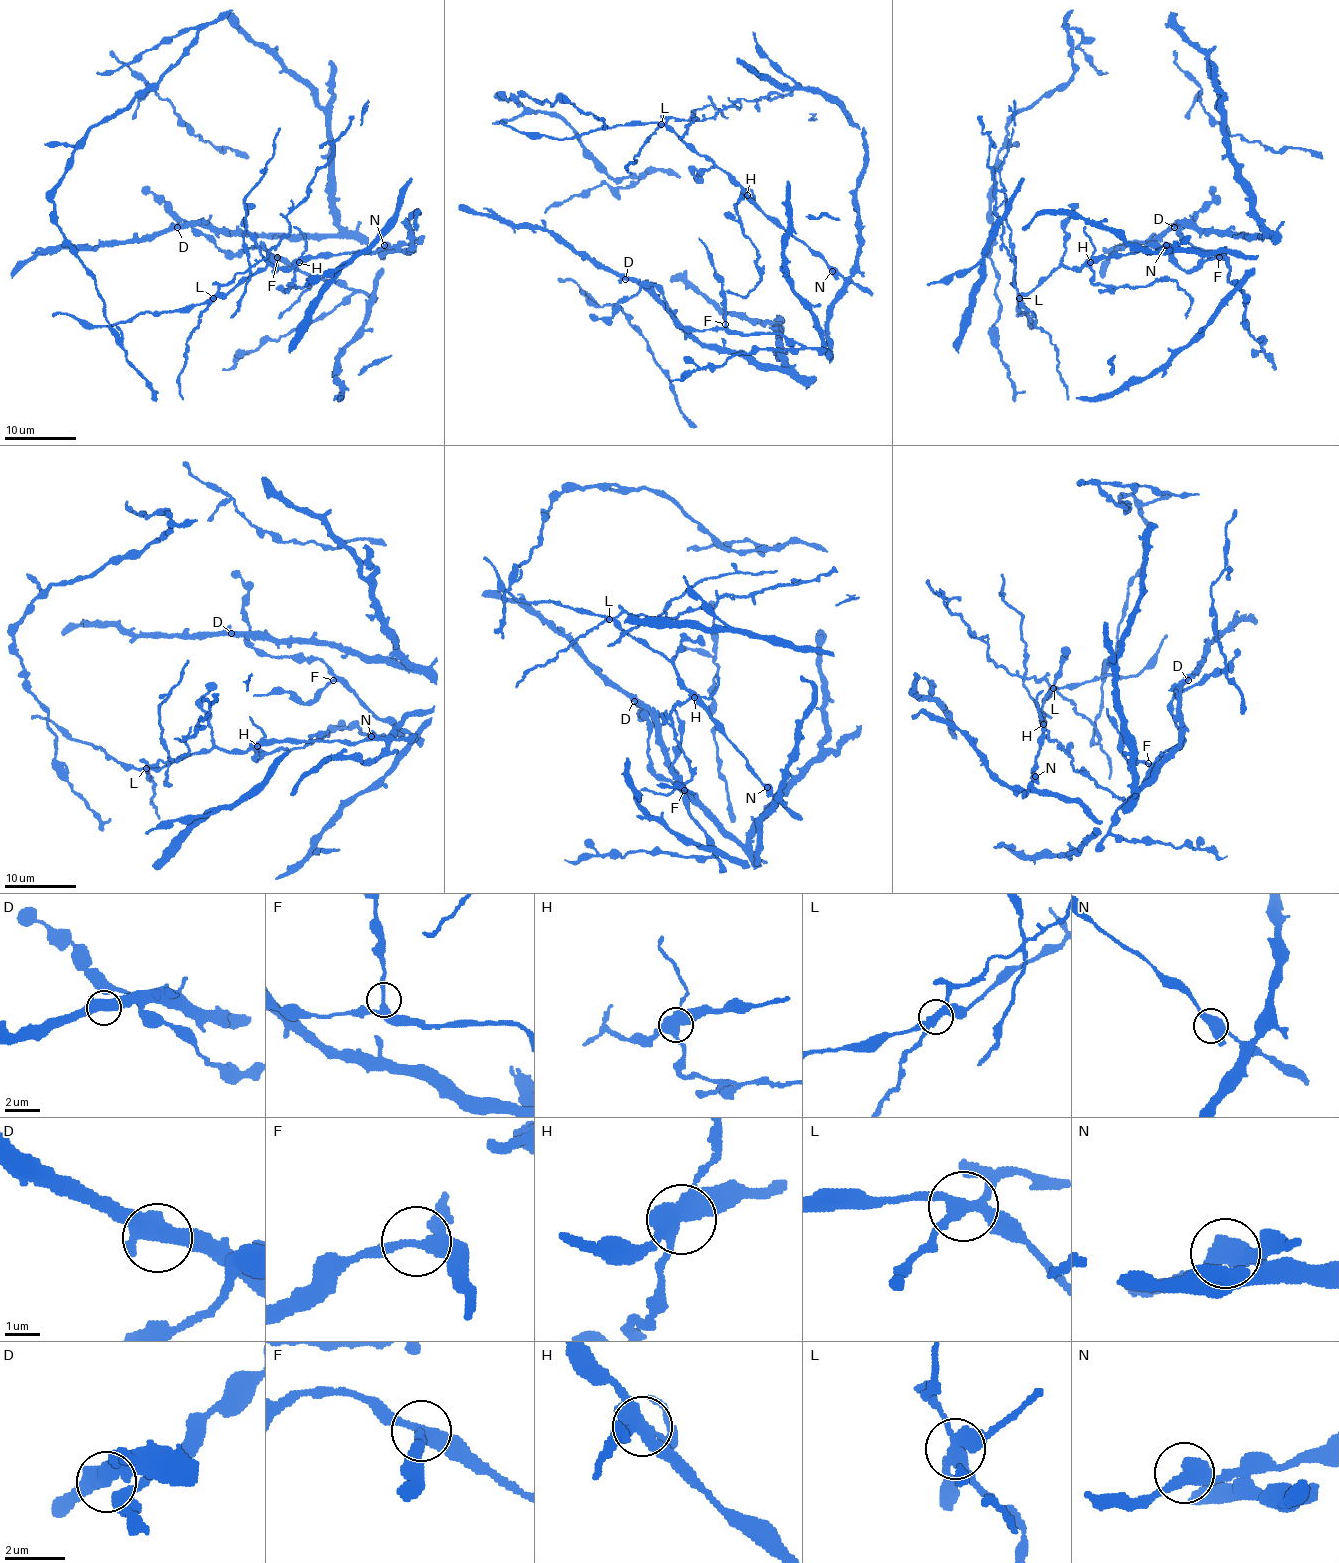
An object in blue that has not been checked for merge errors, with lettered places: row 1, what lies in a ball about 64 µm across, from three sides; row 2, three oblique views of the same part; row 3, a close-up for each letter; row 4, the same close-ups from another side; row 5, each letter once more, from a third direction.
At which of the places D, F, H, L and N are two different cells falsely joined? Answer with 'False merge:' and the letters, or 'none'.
False merge: H, L

